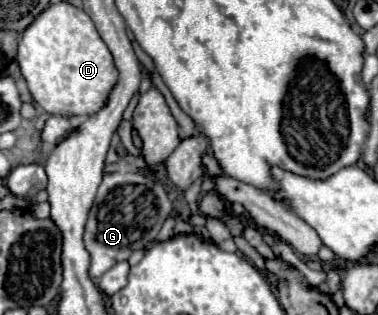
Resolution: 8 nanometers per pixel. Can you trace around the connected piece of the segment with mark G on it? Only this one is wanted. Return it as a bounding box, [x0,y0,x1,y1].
[84,172,172,276]

